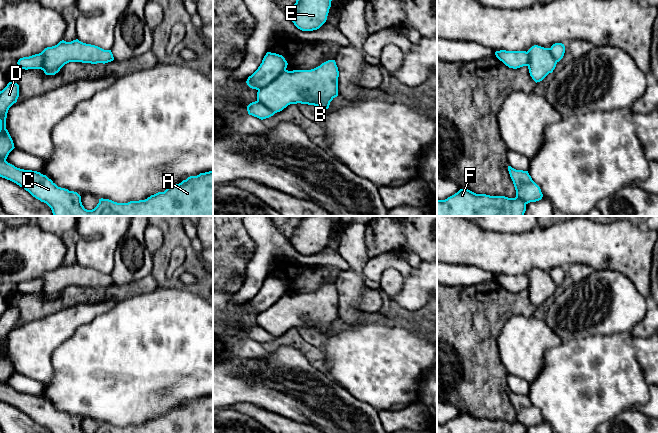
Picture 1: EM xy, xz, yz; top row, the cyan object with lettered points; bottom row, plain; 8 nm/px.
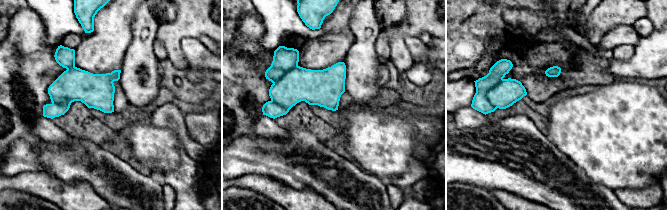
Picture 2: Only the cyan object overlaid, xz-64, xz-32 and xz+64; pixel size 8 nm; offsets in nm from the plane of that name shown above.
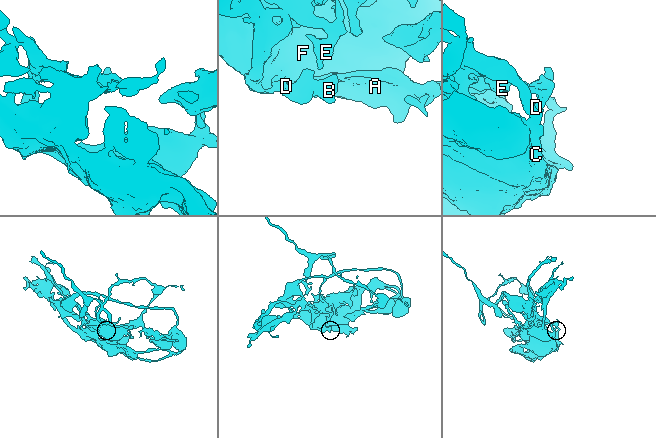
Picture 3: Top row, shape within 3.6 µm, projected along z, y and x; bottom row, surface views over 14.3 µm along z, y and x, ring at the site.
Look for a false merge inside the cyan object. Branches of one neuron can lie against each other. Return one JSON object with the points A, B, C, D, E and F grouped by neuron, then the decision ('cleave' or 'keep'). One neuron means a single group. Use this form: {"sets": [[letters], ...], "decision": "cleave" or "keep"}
{"sets": [["A", "B", "C", "D", "E", "F"]], "decision": "keep"}

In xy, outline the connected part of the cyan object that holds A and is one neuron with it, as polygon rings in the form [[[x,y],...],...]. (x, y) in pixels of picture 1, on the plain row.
[[[213,395],[190,400],[145,424],[117,427],[101,422],[94,433],[213,433]]]

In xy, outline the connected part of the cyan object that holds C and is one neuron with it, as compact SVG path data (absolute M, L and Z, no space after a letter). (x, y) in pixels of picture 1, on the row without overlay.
M9 306L0 315L0 401L24 412L51 433L85 433L77 416L58 411L40 396L20 393L6 385L9 377L15 372L6 353L6 342L9 332L17 326L18 321L19 309L15 306Z

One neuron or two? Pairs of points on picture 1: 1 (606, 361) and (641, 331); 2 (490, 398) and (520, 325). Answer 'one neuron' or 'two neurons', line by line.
1: two neurons
2: two neurons

